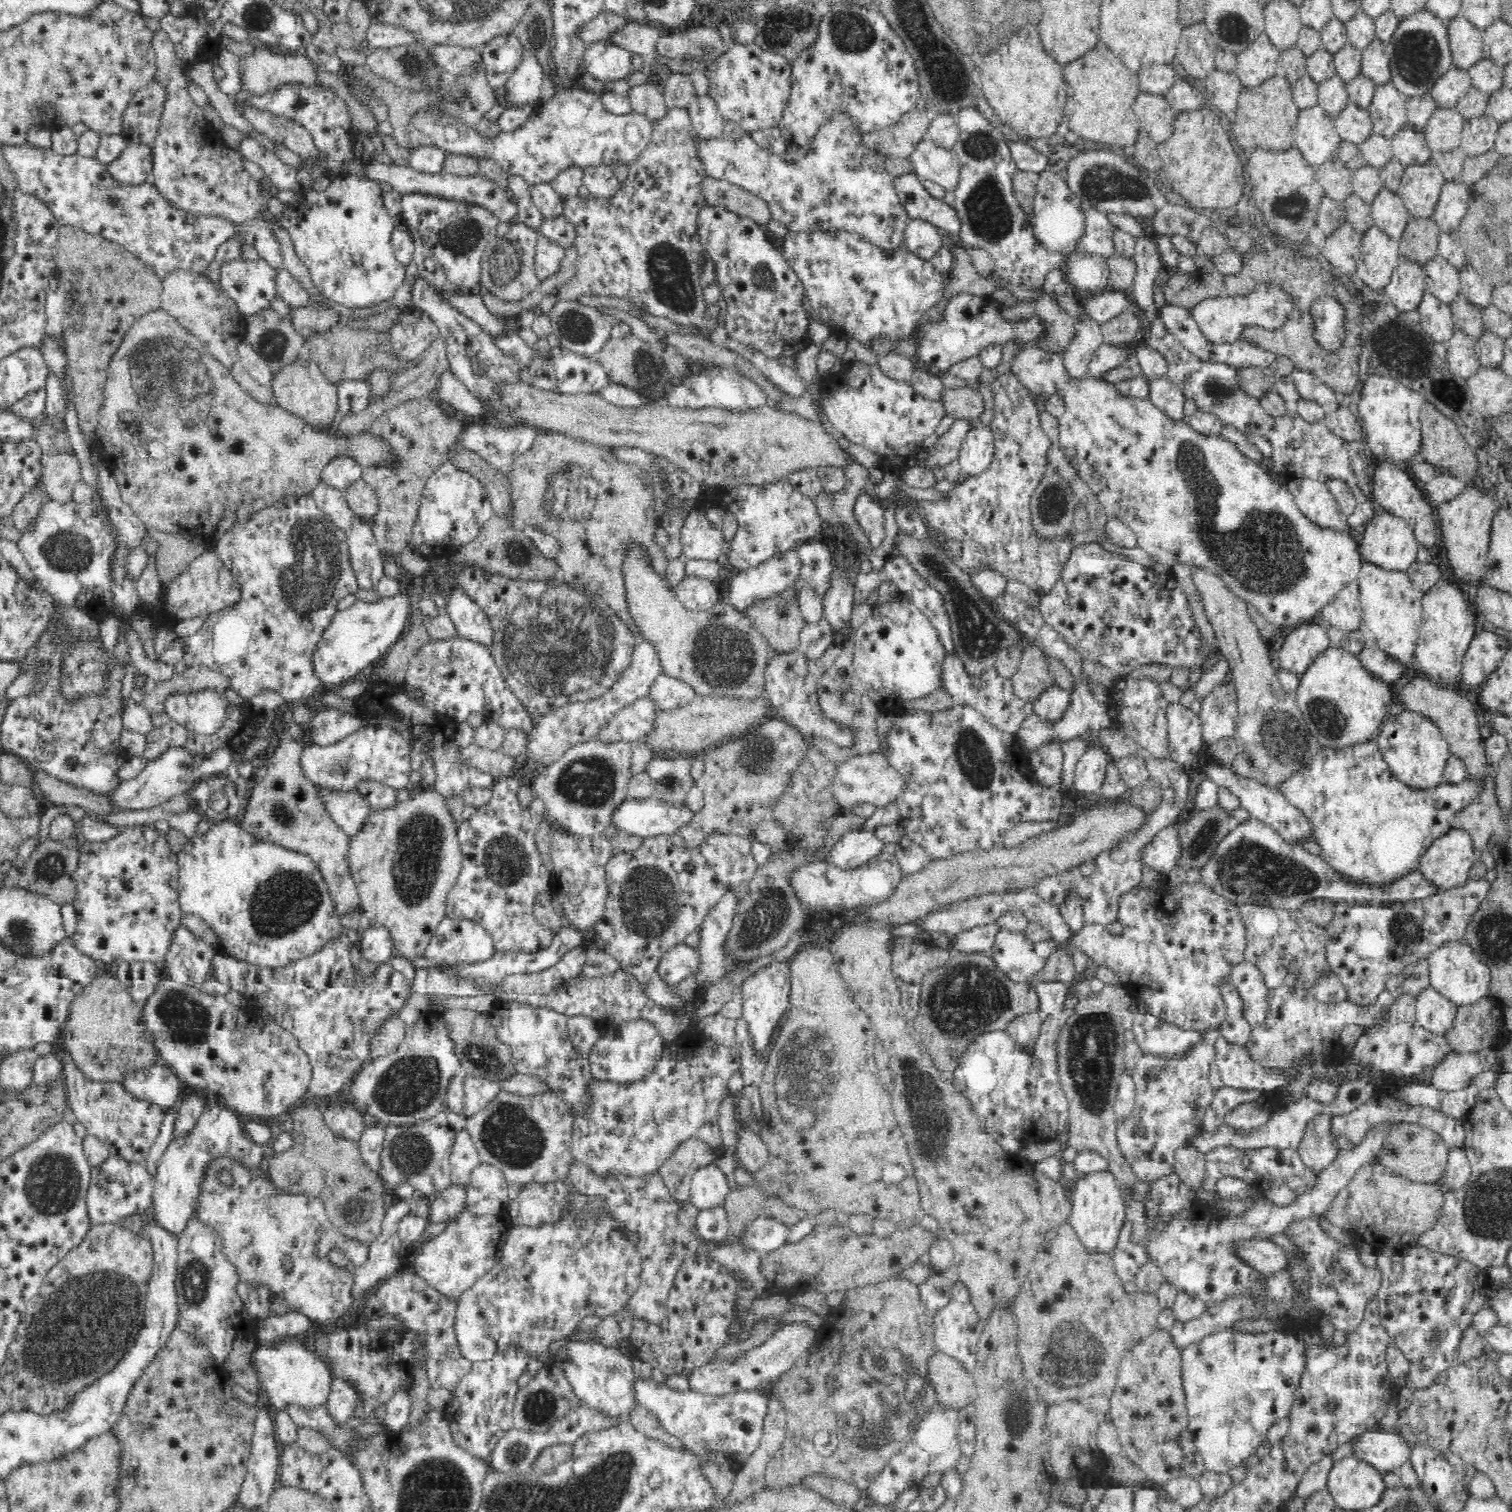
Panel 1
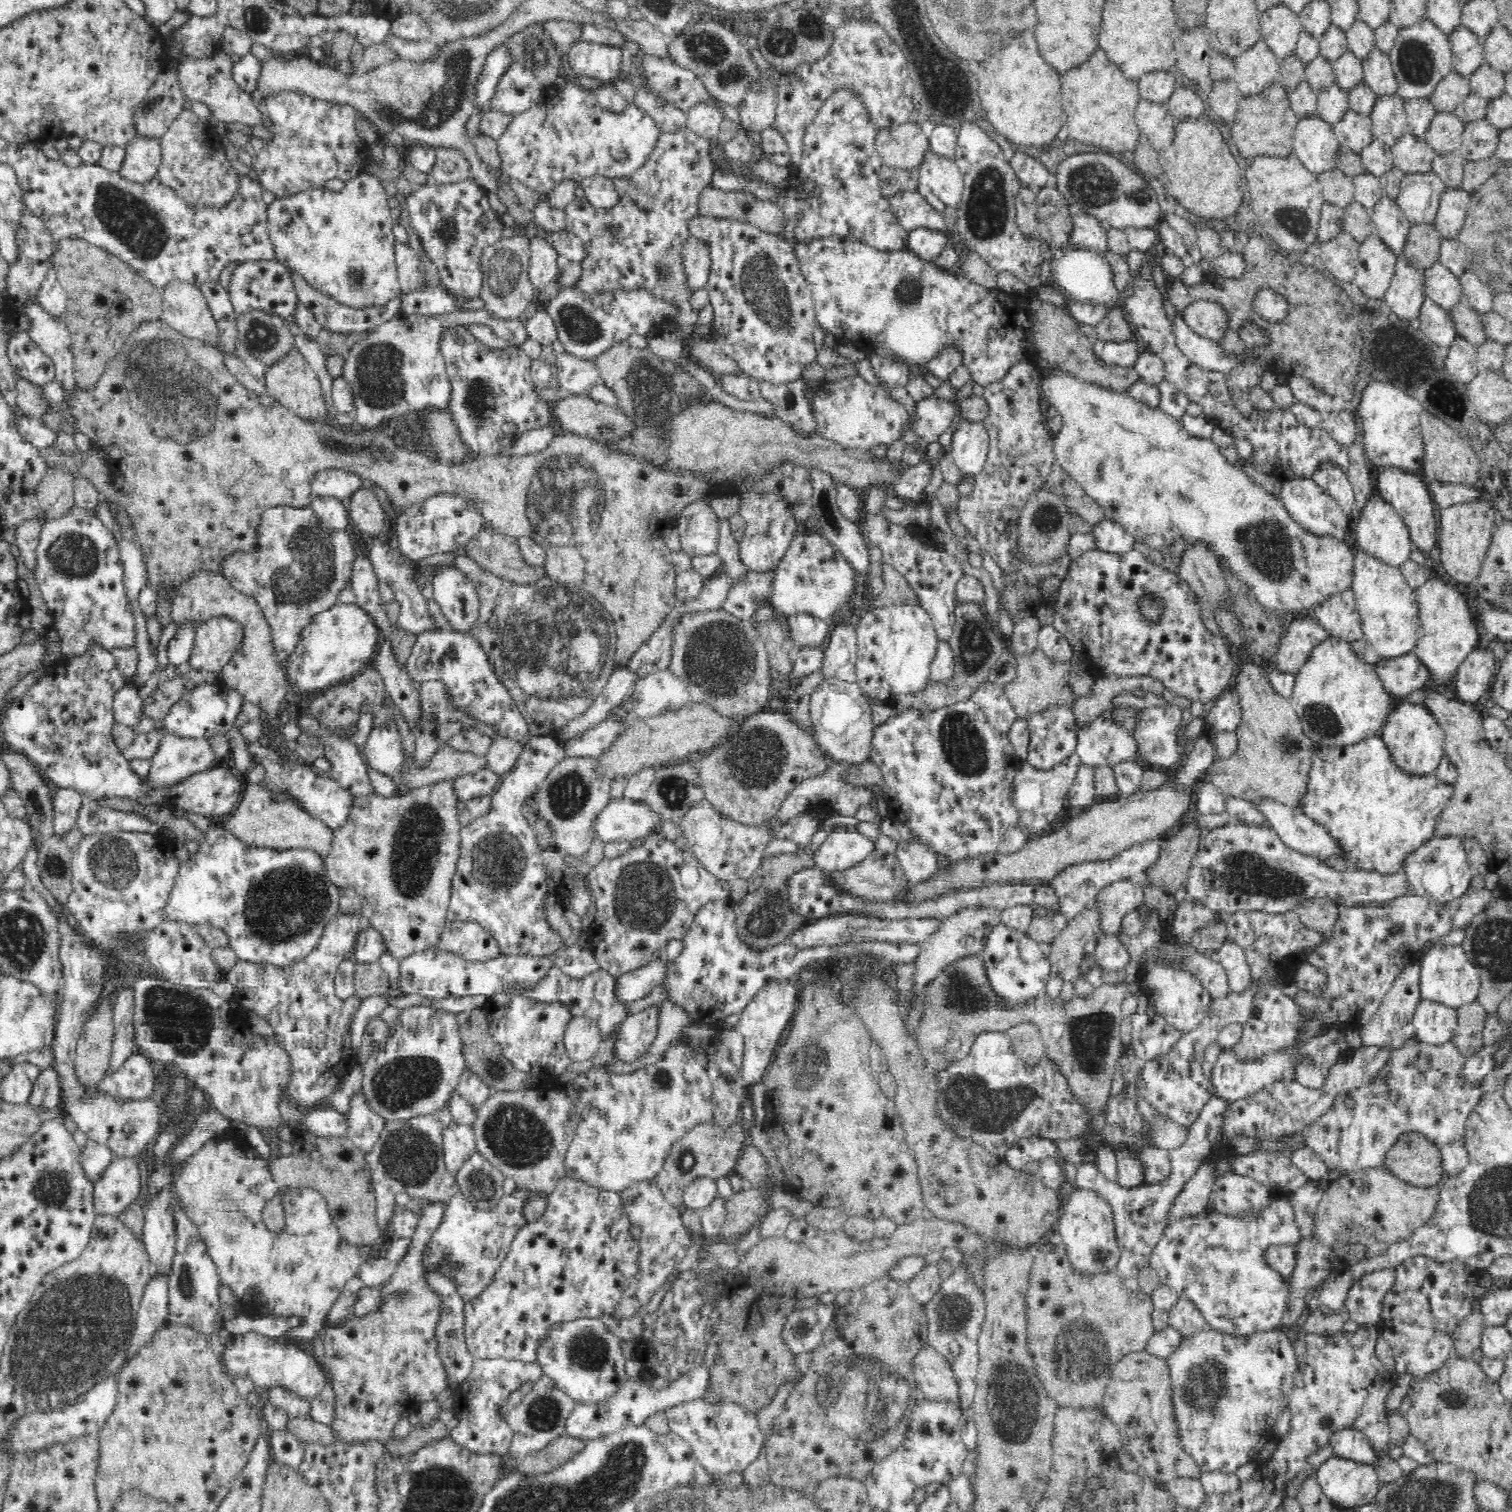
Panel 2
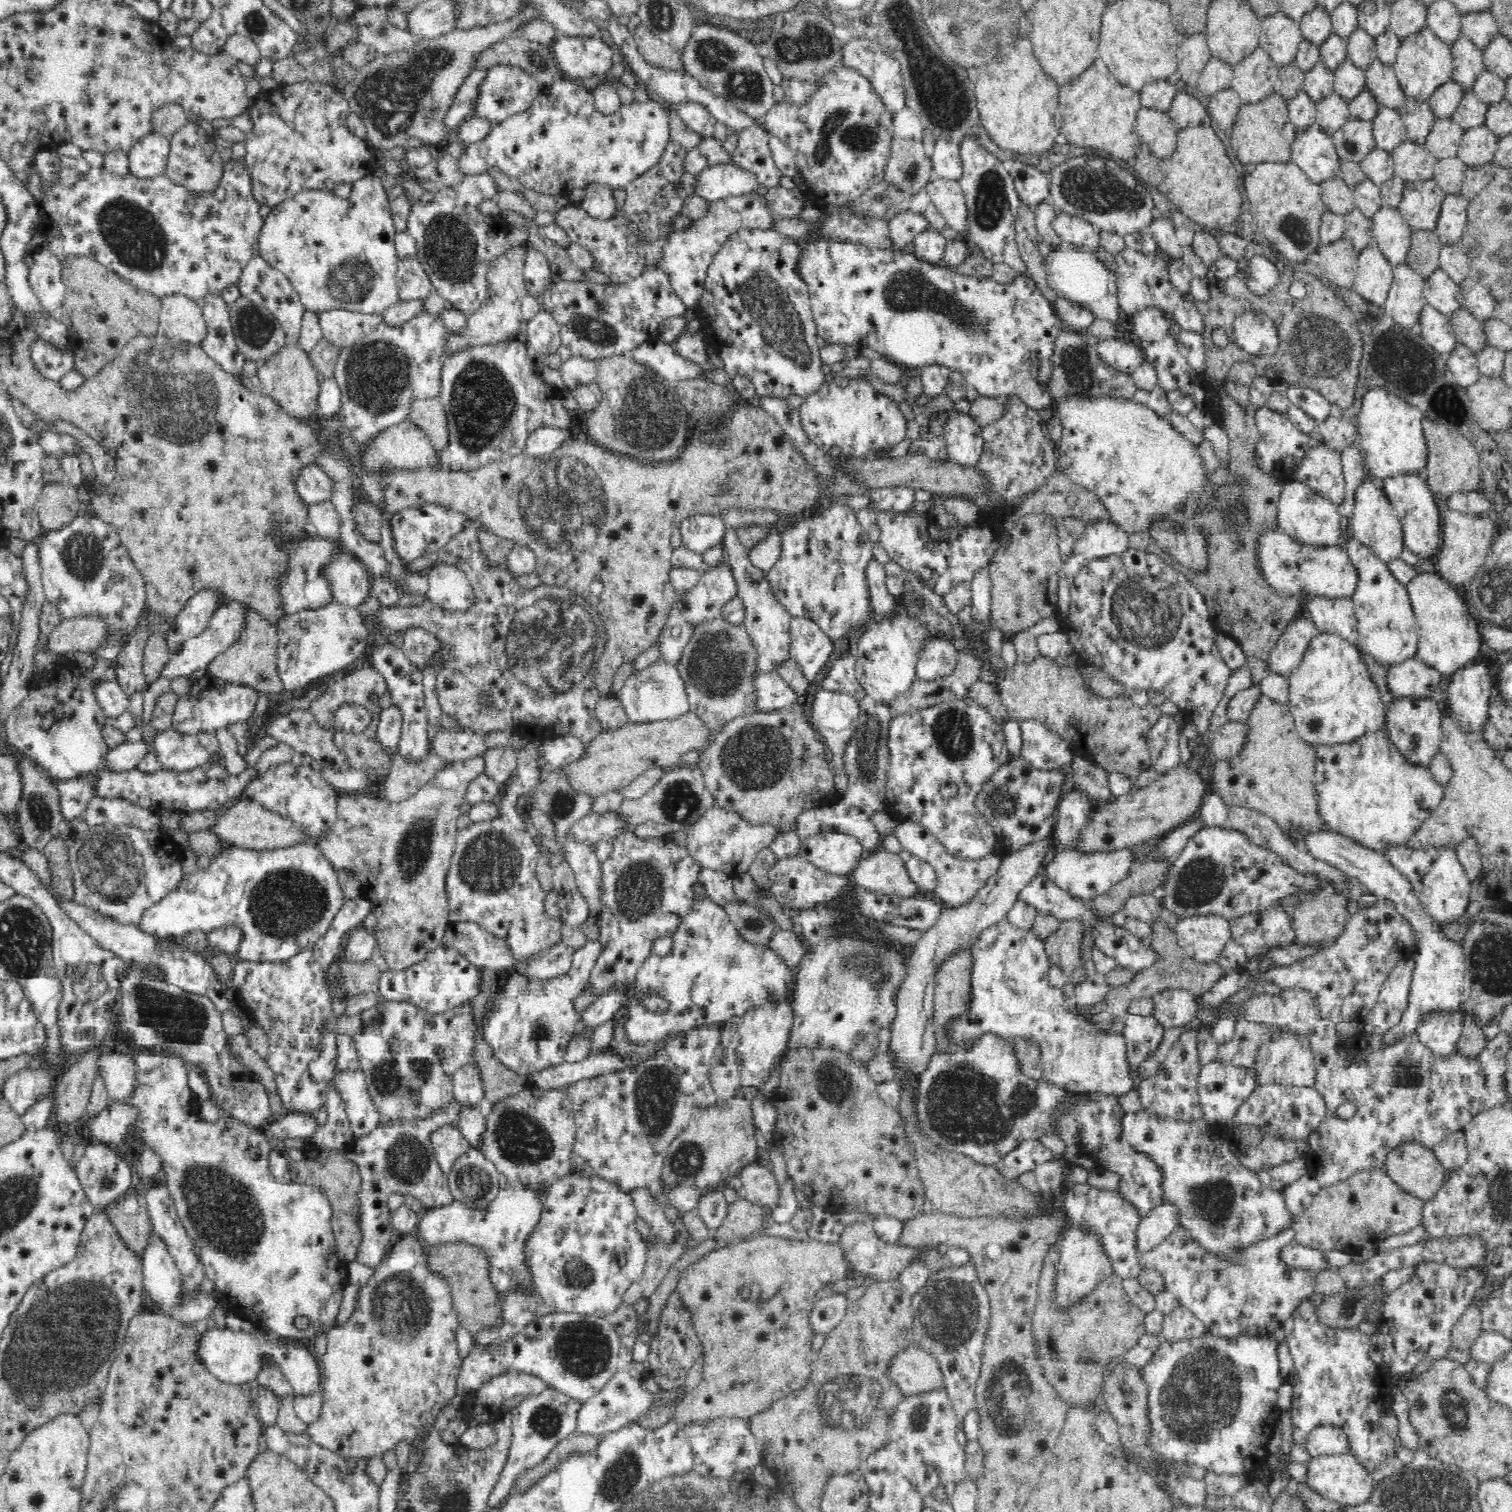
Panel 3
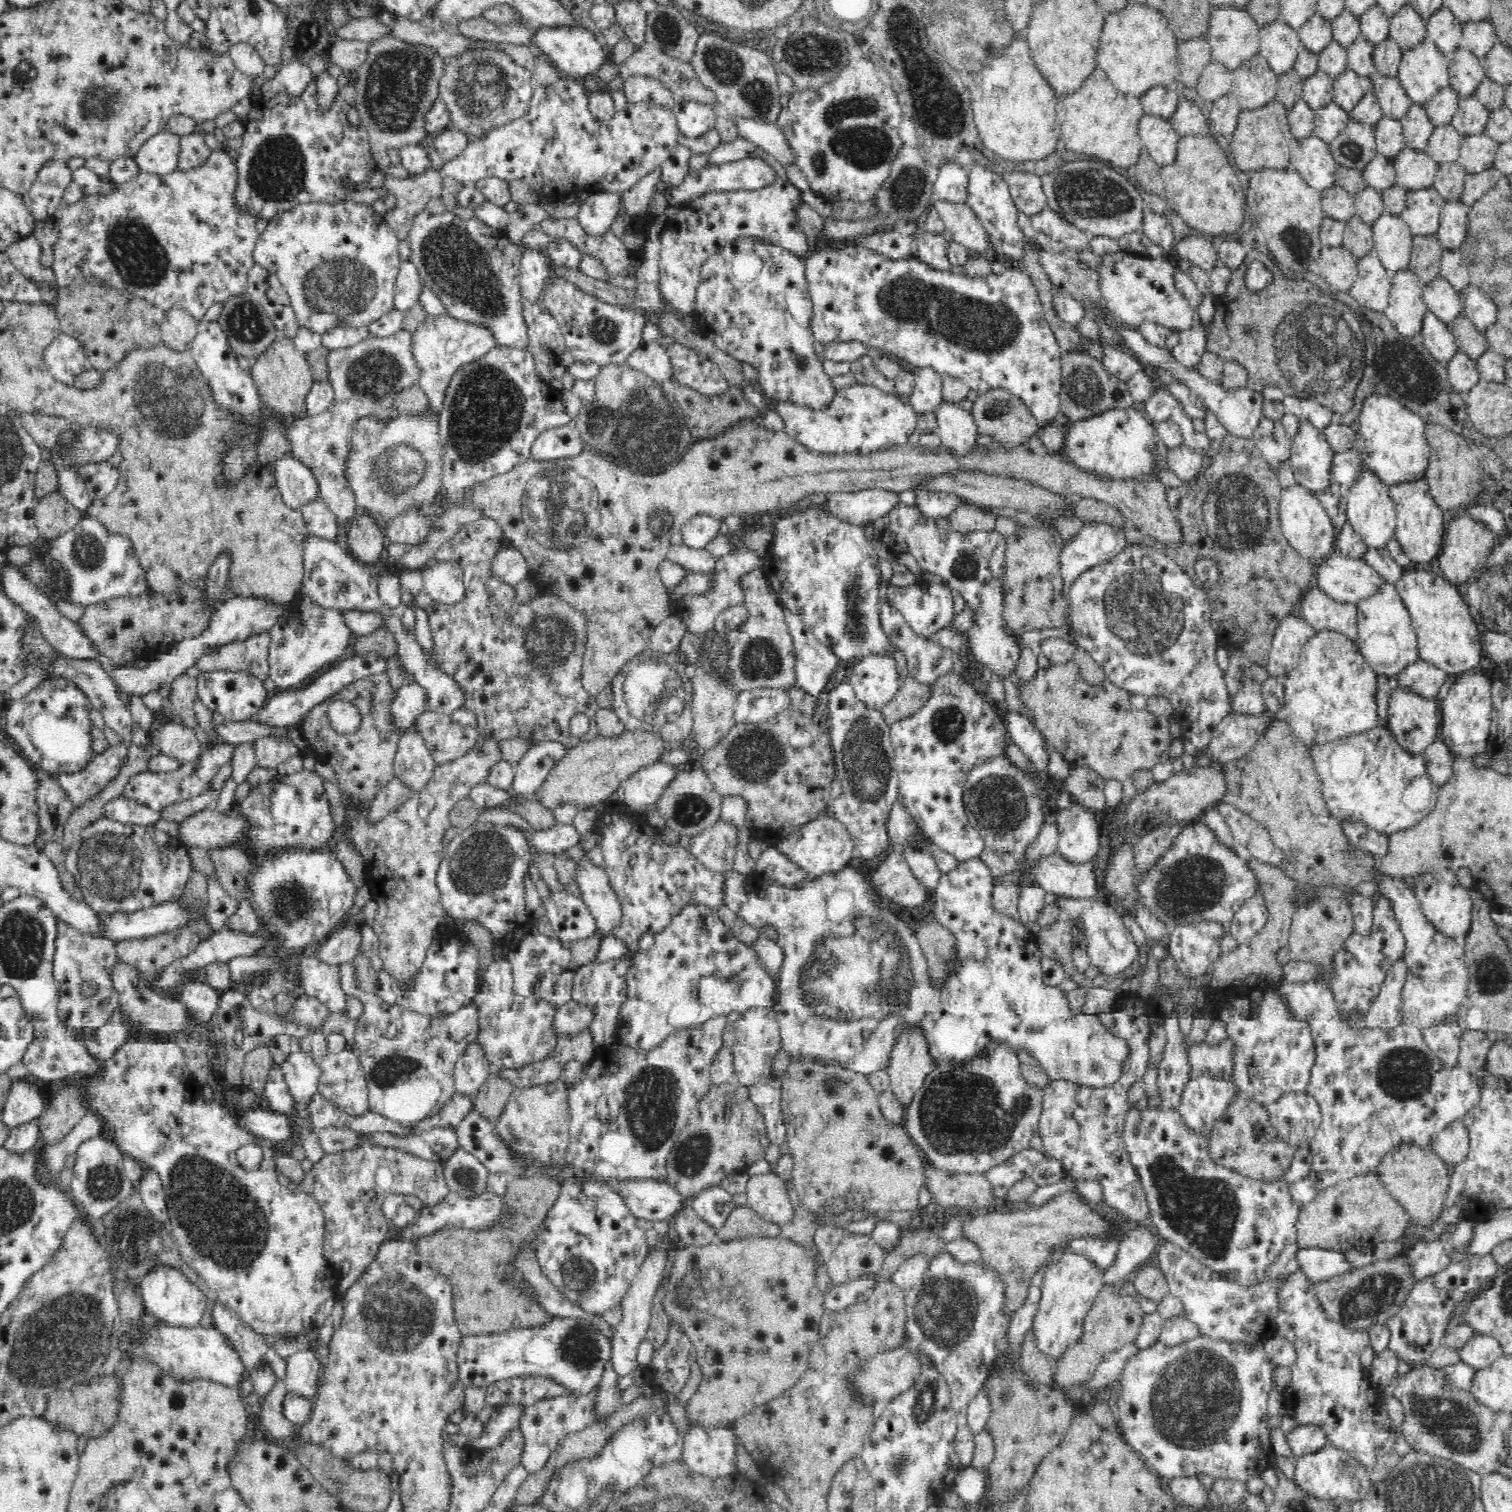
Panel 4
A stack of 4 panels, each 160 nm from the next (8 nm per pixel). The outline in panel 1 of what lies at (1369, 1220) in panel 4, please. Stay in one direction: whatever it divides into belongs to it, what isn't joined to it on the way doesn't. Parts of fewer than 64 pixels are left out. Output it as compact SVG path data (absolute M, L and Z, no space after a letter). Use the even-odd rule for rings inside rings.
M1376 1162L1358 1168L1348 1186L1332 1200L1324 1216L1331 1224L1358 1232L1365 1239L1407 1246L1437 1226L1446 1189L1444 1182L1417 1183L1390 1172L1386 1166Z

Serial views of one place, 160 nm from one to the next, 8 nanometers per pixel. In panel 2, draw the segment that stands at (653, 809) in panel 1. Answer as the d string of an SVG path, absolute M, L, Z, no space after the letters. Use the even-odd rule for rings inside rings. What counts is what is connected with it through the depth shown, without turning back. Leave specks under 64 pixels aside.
M628 797L612 799L606 809L594 820L596 835L605 843L626 841L634 843L638 838L646 838L648 834L660 832L663 817L643 801L635 801Z

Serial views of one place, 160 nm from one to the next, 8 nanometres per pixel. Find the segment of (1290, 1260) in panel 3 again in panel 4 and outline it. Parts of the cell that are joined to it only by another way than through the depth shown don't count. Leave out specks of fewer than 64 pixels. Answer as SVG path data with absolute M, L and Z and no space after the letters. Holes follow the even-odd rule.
M1315 1247L1299 1248L1295 1254L1295 1260L1300 1262L1302 1258L1306 1258L1308 1262L1318 1262L1318 1270L1314 1274L1318 1278L1310 1279L1309 1281L1312 1283L1330 1280L1332 1277L1340 1276L1352 1269L1346 1262L1342 1251Z

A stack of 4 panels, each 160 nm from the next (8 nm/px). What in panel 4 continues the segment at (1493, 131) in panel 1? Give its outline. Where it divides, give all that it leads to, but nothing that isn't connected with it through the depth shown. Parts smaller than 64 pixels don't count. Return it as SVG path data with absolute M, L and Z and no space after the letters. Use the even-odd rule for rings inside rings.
M1485 132L1465 135L1457 162L1467 173L1479 173L1493 166L1499 143Z

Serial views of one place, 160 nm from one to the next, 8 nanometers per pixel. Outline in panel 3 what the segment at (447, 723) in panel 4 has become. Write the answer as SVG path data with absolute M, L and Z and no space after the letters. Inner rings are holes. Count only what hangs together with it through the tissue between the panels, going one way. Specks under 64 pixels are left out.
M441 727L434 736L431 749L449 762L470 760L483 756L487 751L484 737L470 728L458 727L447 731Z

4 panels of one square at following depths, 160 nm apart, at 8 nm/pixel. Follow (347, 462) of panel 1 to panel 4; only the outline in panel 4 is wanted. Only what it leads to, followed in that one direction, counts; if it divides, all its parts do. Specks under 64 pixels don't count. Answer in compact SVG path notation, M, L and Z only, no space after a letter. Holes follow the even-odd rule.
M284 456L274 462L274 475L282 499L294 509L319 498L320 487L312 469L294 456Z

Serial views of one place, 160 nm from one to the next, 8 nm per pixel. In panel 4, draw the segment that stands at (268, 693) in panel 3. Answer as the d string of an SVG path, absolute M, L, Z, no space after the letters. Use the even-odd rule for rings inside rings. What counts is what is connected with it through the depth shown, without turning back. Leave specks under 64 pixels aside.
M268 631L250 636L240 643L214 648L195 666L198 672L231 671L252 675L260 681L271 678L268 654L272 637Z

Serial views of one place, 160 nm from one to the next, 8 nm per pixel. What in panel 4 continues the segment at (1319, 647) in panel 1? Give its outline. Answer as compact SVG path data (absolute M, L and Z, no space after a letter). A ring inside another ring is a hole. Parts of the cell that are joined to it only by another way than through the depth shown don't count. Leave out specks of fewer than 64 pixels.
M1286 617L1276 628L1272 637L1267 664L1264 666L1272 677L1284 679L1299 663L1300 654L1305 644L1317 632L1306 619Z

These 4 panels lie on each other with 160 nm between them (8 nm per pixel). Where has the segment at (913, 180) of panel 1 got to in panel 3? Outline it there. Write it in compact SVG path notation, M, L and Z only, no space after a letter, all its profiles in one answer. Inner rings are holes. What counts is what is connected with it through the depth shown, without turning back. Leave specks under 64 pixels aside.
M902 210L888 222L892 244L896 250L909 249L914 237L922 231L930 229L930 221L922 212Z

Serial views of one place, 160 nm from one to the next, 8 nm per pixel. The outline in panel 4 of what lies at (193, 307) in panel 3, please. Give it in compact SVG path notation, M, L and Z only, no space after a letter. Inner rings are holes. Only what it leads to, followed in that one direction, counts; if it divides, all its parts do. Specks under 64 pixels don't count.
M184 307L169 308L160 324L160 341L176 350L190 349L198 333L198 322Z

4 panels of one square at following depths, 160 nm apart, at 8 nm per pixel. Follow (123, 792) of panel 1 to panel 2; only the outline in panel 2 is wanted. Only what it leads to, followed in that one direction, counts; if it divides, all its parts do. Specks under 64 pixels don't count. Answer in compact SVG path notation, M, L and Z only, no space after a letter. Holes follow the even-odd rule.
M166 732L158 750L151 758L150 768L144 777L143 790L145 796L150 796L150 792L160 792L166 788L172 788L190 779L190 776L204 772L225 762L216 758L216 752L212 750L210 742L206 738L178 737L174 733Z

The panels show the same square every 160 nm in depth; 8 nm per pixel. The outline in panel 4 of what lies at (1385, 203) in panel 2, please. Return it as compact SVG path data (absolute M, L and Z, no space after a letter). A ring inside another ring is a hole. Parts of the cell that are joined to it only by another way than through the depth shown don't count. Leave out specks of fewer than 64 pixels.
M1385 210L1372 224L1373 251L1380 257L1388 275L1409 266L1413 234L1397 215Z

